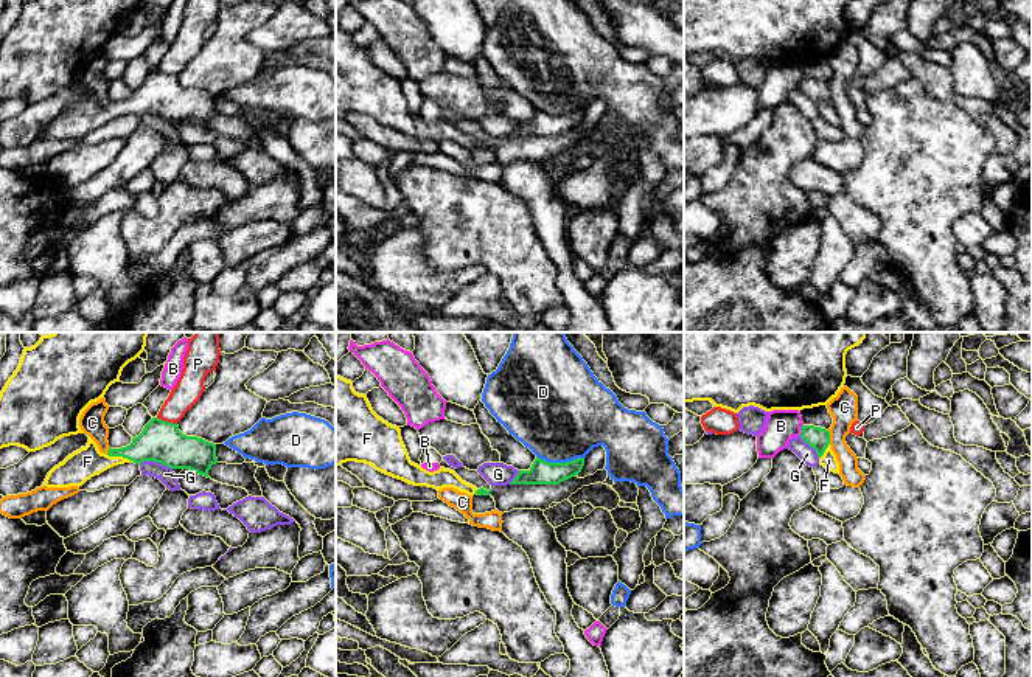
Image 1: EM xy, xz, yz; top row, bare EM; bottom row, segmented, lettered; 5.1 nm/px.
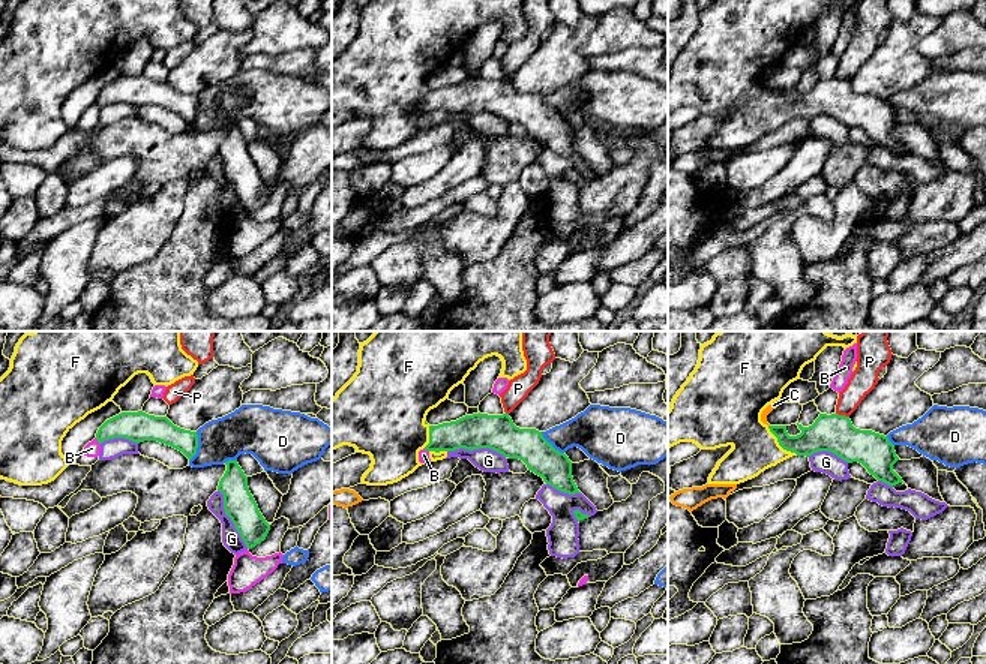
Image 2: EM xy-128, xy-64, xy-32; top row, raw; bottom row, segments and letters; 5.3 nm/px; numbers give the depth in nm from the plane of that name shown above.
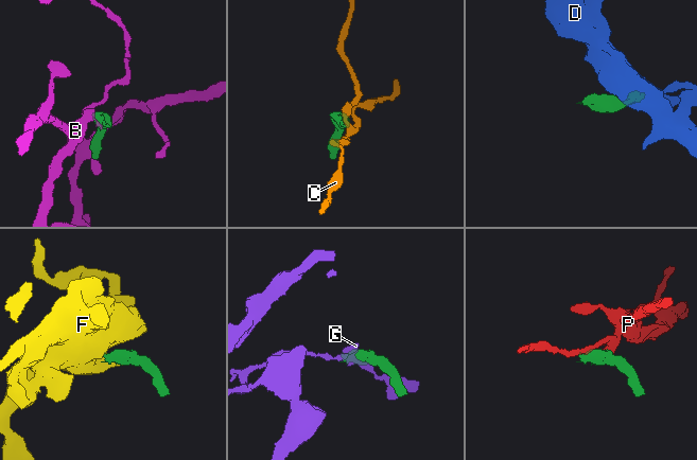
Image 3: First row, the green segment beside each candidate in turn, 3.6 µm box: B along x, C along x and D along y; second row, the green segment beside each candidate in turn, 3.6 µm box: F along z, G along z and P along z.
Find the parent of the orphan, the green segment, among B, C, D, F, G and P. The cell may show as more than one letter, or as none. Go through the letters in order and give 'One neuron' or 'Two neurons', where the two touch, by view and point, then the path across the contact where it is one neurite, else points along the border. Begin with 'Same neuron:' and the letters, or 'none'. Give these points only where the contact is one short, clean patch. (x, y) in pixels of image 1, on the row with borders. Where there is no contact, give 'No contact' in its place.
Same neuron: F
B: Two neurons. Touches green at yz (801, 430)
C: Two neurons. Touches green at yz (829, 437). Boundary: yz (827, 430), (830, 443)
D: Two neurons. Touches green at xz (560, 463). Boundary: xz (536, 455), (547, 461), (583, 458)
F: One neuron. Touches green at xy (122, 455). Path across: xy (160, 441), (137, 452), (122, 455), (108, 461), (87, 461)
G: Two neurons. Touches green at xy (156, 461)
P: Two neurons. Touches green at xy (165, 421). Boundary: xy (157, 416), (176, 424)

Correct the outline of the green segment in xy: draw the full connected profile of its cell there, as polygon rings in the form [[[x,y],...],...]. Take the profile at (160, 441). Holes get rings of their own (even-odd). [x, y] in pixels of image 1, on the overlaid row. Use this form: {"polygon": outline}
{"polygon": [[[152,418],[132,443],[121,449],[101,453],[96,443],[89,436],[85,447],[68,455],[54,466],[42,486],[70,488],[82,486],[101,472],[124,463],[141,464],[155,461],[171,469],[190,469],[208,477],[208,470],[218,463],[216,444],[197,436],[187,436],[177,424]]]}

